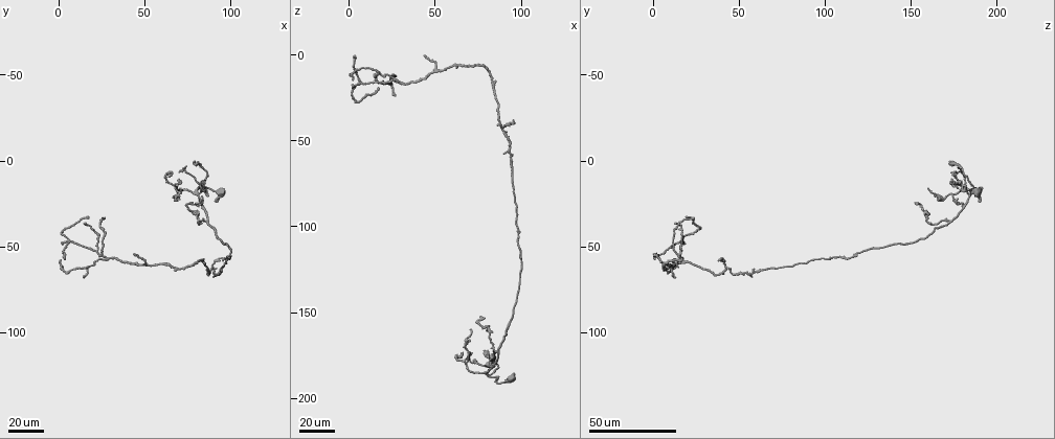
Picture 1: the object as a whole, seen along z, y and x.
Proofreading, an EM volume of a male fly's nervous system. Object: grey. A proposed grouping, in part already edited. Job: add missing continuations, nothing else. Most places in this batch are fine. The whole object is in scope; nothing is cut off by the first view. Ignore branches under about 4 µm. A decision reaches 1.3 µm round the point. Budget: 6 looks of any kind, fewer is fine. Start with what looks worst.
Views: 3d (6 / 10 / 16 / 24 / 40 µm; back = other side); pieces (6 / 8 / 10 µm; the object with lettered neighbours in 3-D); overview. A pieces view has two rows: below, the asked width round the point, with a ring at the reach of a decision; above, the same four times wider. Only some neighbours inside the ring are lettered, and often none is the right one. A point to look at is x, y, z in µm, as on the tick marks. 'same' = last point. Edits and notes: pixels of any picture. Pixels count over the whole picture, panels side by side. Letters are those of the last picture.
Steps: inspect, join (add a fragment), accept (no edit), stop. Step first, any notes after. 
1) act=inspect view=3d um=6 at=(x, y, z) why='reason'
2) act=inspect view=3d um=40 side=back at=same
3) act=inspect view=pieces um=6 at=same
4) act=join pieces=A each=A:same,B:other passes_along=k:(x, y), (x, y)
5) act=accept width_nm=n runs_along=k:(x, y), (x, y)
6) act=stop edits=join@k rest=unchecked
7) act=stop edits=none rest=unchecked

act=inspect view=3d um=24 at=(96, 57, 38) why='an open end'

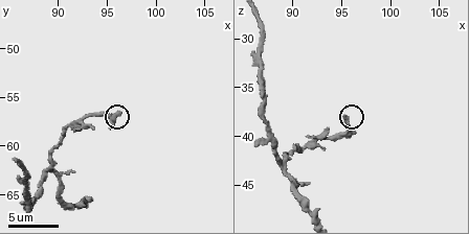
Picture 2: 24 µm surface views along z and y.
act=inspect view=pieces um=10 at=(95.2, 58.0, 37.8) why='see the neighbours'

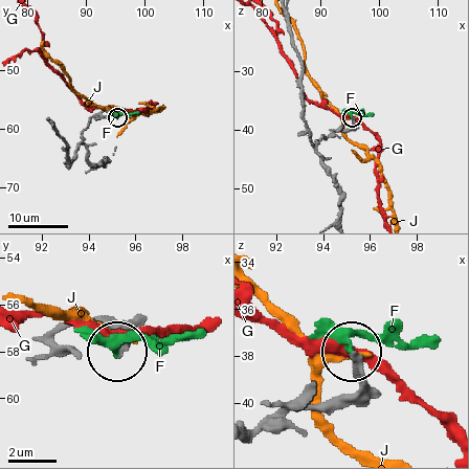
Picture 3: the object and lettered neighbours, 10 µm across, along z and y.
act=accept each=F:other,G:other,J:other found='none of them fits'

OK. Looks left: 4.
act=inspect view=3d um=24 at=(89, 68, 58) why='branch stops here'

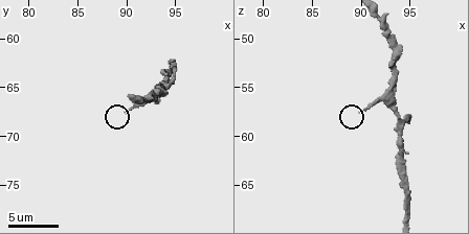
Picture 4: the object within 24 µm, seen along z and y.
act=inspect view=3d um=6 at=(89.8, 67.4, 57.2)

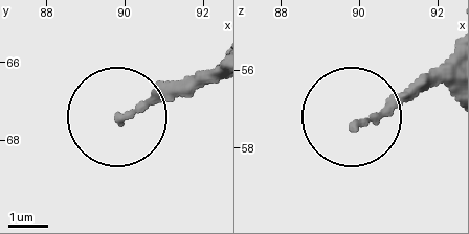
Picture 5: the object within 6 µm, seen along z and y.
act=inspect view=pieces um=10 at=(89.85, 67.50, 57.40) why='what lies round it'

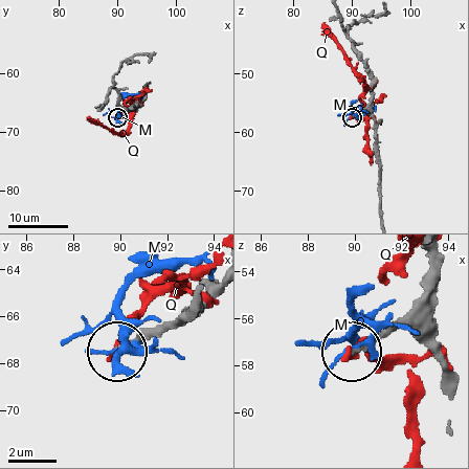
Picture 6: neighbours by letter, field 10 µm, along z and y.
act=accept each=M:other,Q:other found='no lettered fragment goes on from it'

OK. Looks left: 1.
act=stop edits=none rest=unchecked

